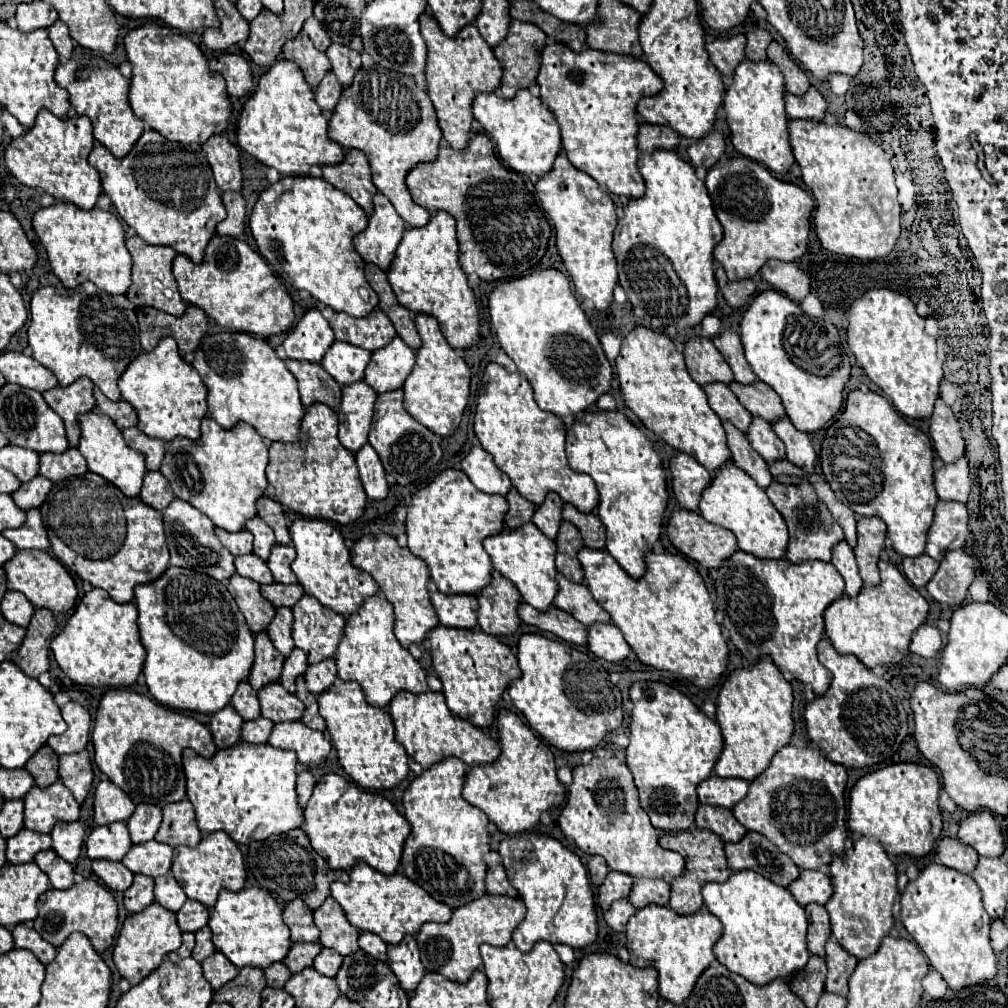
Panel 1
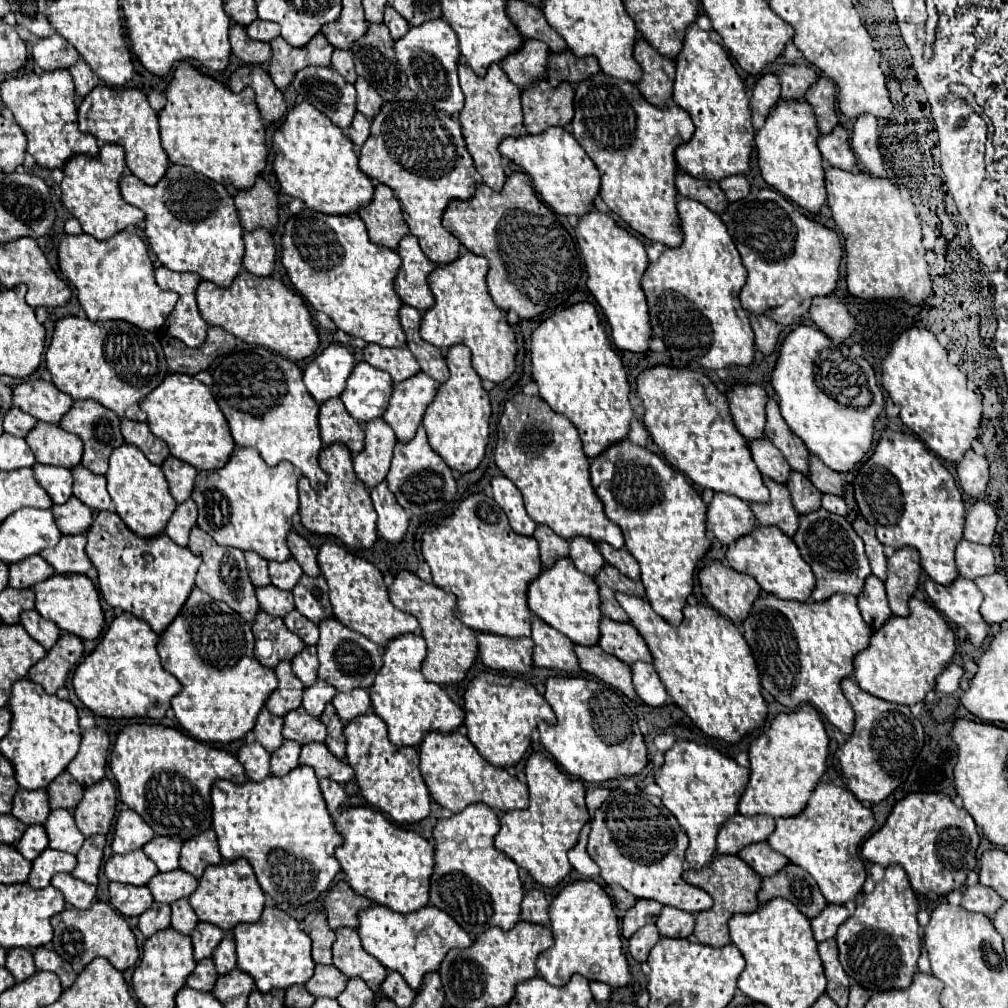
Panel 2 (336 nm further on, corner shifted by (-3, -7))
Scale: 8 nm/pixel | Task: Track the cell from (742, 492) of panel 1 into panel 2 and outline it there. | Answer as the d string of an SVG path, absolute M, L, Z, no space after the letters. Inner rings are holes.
M755 526L749 534L745 534L745 538L729 544L725 560L733 570L753 576L757 584L769 594L799 602L811 598L811 590L815 586L811 566L801 558L795 542L775 526Z

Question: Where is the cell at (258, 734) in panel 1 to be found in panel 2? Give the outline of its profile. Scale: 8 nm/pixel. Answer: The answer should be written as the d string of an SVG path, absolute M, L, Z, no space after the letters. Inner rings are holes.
M285 740L283 746L279 746L273 754L271 754L271 774L287 774L289 770L293 770L299 762L299 752L301 752L301 744L293 742L293 740Z

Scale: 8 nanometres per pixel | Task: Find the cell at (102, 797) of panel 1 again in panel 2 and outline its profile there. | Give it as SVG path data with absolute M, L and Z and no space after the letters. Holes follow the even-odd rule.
M125 808L119 812L111 848L117 854L127 854L127 852L137 850L143 844L147 844L153 836L155 836L155 832L145 824L145 820L139 814L135 814L133 810Z

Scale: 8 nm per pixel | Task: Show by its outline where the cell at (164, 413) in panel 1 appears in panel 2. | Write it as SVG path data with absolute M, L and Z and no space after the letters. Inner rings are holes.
M169 374L165 382L157 386L157 390L141 400L141 410L147 414L151 432L169 446L169 452L197 470L215 470L225 466L235 448L235 442L229 434L229 424L213 400L211 390L195 376Z

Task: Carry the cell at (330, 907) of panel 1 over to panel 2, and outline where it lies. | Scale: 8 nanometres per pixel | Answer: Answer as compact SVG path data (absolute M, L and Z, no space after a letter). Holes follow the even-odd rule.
M341 928L335 932L337 940L333 944L333 966L337 966L347 978L363 978L365 984L377 992L387 976L387 968L363 950L355 928Z

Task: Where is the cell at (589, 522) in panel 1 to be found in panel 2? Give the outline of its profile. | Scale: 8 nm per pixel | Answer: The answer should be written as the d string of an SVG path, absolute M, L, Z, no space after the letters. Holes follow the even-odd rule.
M599 542L599 552L603 554L605 562L609 562L611 566L615 566L621 574L629 576L631 580L639 580L639 566L637 566L637 560L625 552L625 548L617 550L605 542Z

